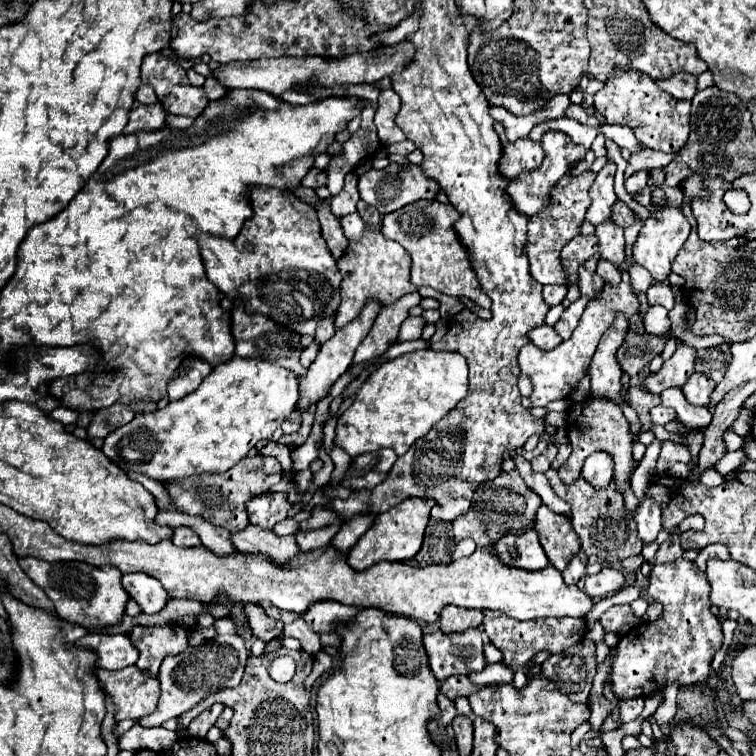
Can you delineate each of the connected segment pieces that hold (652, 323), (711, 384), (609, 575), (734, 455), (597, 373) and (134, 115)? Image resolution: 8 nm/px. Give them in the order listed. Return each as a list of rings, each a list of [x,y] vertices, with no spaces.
[[[651,305],[643,319],[643,329],[647,333],[659,335],[659,333],[665,333],[669,327],[671,327],[671,321],[667,317],[667,309],[661,305]]]
[[[693,373],[689,377],[689,381],[683,385],[683,393],[685,393],[689,403],[709,407],[709,399],[711,399],[711,393],[715,387],[717,387],[715,381],[709,381],[705,375]]]
[[[603,567],[595,575],[585,577],[585,593],[589,597],[611,597],[625,587],[625,577],[615,567]]]
[[[739,449],[739,451],[727,451],[725,457],[721,461],[715,463],[715,471],[721,473],[721,475],[727,475],[729,471],[735,471],[739,467],[741,461],[745,461],[745,453]]]
[[[617,313],[613,319],[613,325],[605,331],[601,337],[601,343],[597,345],[597,351],[593,355],[593,363],[589,365],[589,377],[591,377],[591,391],[593,397],[605,397],[623,407],[623,413],[629,423],[639,421],[637,413],[631,405],[625,405],[619,397],[621,391],[621,365],[617,363],[617,347],[625,341],[625,335],[629,331],[629,321],[625,315]]]
[[[161,103],[139,105],[137,109],[129,111],[129,121],[127,121],[123,133],[161,129],[161,127],[165,127],[165,115],[167,115],[167,111],[161,107]]]

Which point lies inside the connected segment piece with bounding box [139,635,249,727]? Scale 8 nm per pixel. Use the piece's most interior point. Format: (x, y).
(185, 679)

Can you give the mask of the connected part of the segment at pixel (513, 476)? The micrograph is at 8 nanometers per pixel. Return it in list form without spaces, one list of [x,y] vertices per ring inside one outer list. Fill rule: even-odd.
[[[517,471],[505,473],[505,485],[507,487],[495,487],[495,479],[493,479],[477,487],[469,513],[453,521],[453,535],[457,543],[465,537],[471,537],[477,543],[477,547],[487,547],[487,545],[497,543],[509,529],[519,529],[521,525],[525,529],[533,527],[535,513],[541,505],[541,499],[533,491],[529,491],[529,487],[525,487]]]

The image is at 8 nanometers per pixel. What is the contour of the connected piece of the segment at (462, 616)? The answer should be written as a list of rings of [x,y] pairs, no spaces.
[[[445,607],[439,617],[439,627],[443,633],[463,633],[471,627],[479,627],[483,613],[479,609],[461,609],[461,607]]]

